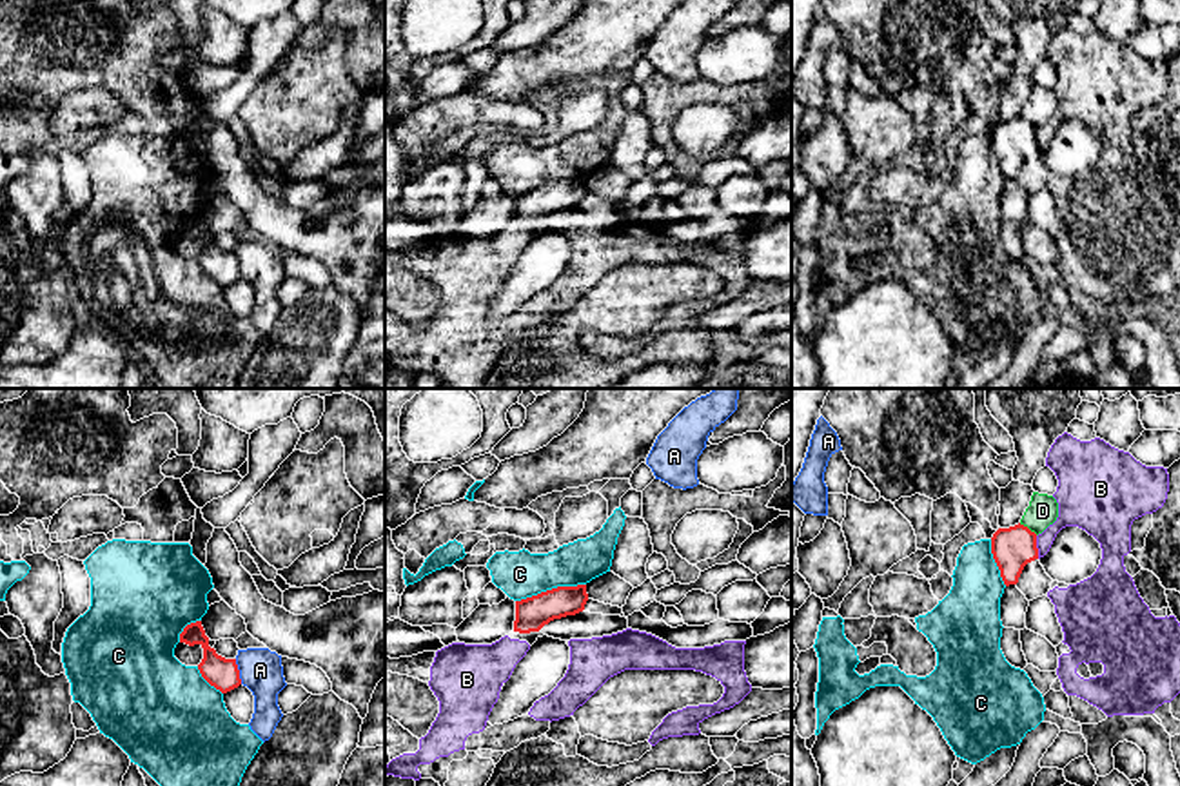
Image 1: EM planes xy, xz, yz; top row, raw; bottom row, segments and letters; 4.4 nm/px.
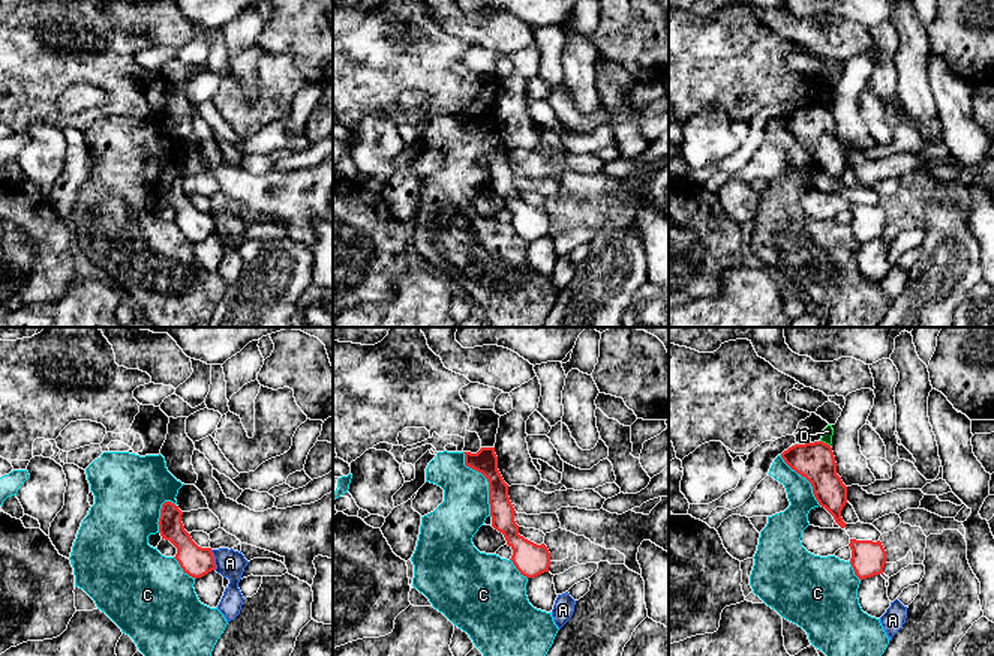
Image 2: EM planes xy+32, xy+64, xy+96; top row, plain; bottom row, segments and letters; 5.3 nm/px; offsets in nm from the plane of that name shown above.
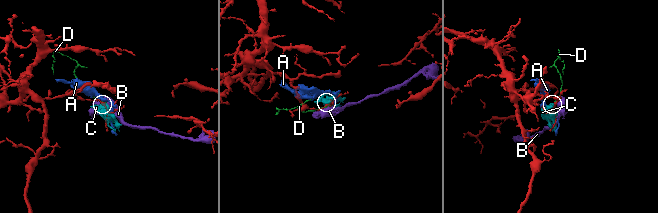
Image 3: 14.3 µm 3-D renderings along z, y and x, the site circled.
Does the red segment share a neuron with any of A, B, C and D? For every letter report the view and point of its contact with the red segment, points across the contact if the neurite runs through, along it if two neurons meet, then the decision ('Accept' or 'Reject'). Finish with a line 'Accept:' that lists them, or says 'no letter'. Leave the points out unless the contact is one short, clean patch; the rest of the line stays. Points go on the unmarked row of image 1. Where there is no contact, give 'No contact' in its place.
A: Touches red at xy (238, 265). Reject
B: Touches red at yz (1035, 140). Reject
C: Touches red at xz (552, 182). Reject
D: Touches red at yz (1026, 120). Reject
Accept: no letter

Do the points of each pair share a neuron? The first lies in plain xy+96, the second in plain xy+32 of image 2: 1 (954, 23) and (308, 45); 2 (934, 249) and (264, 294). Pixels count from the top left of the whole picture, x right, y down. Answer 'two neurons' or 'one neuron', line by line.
1: one neuron
2: one neuron

